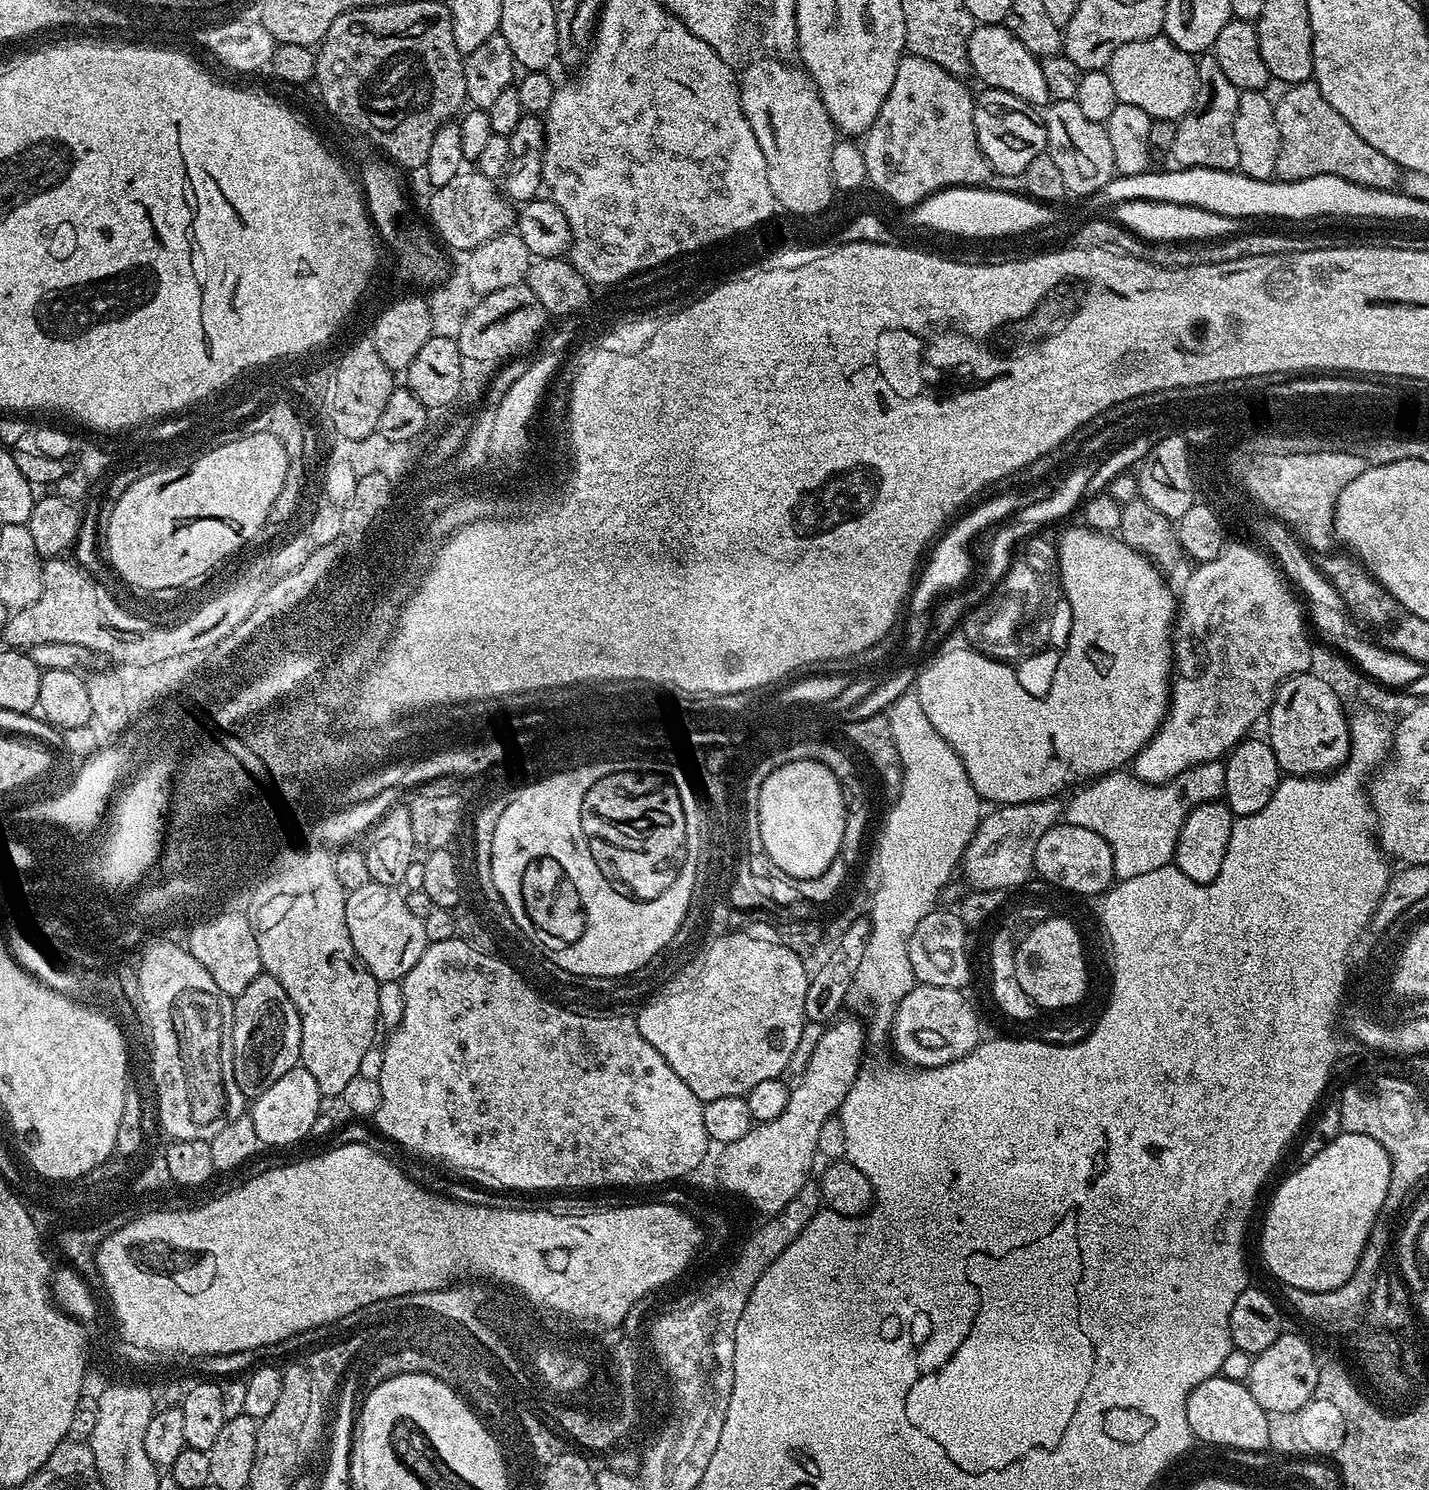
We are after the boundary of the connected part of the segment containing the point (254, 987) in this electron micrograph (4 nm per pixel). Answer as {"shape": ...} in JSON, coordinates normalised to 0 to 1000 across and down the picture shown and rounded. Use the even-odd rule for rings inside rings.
{"shape":[[[183,654],[169,664],[161,674],[161,725],[165,727],[164,732],[171,737],[178,737],[195,726],[200,718],[210,714],[210,703],[211,702],[211,686],[209,683],[209,678],[206,672],[203,672],[203,667],[195,662],[195,656]]]}

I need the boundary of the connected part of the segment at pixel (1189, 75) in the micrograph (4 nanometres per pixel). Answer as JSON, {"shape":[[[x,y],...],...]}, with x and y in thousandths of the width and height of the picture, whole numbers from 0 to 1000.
{"shape":[[[805,24],[796,28],[788,28],[780,34],[775,44],[775,50],[777,55],[780,55],[780,63],[782,68],[791,71],[796,71],[802,74],[807,81],[825,81],[833,74],[837,62],[837,40],[835,36],[829,35],[822,28],[819,28],[817,24]]]}

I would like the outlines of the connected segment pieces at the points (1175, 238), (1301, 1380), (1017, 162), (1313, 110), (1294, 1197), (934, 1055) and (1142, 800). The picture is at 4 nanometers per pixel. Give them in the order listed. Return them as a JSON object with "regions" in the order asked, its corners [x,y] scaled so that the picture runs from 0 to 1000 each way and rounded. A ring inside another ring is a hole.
{"regions":[[[[787,134],[780,138],[780,147],[782,150],[803,162],[828,163],[852,161],[864,158],[868,148],[866,146],[854,144],[850,142],[841,141],[824,136],[809,136],[807,134]]],[[[899,893],[892,901],[886,903],[886,906],[876,911],[872,928],[878,941],[880,941],[885,948],[891,951],[903,951],[909,948],[911,944],[914,944],[914,941],[917,941],[922,928],[923,919],[920,906],[908,895]]],[[[689,58],[689,62],[682,65],[682,87],[684,93],[684,98],[691,107],[695,116],[703,118],[716,119],[718,111],[726,103],[732,101],[732,85],[728,76],[722,70],[715,68],[710,63],[704,63],[704,60]]],[[[920,53],[905,56],[898,61],[896,67],[894,64],[892,68],[896,91],[893,118],[896,121],[936,118],[942,122],[968,129],[979,124],[981,113],[970,106],[967,101],[959,98],[959,95],[956,95],[953,90],[950,90],[950,87],[948,87],[948,85],[945,85],[945,82],[942,82],[942,79],[939,79],[928,66],[925,66],[925,60]]],[[[939,759],[937,762],[934,762],[927,770],[922,772],[922,774],[920,774],[920,777],[917,777],[913,782],[904,785],[904,787],[894,796],[893,801],[891,801],[890,806],[887,808],[887,814],[885,816],[885,825],[882,827],[882,840],[885,842],[885,850],[901,864],[927,867],[941,862],[946,857],[948,852],[950,850],[952,842],[956,836],[957,829],[962,823],[962,820],[969,813],[970,799],[973,796],[973,785],[974,781],[970,774],[970,772],[967,772],[967,769],[964,766],[962,766],[962,764],[956,764],[956,761],[945,761],[942,759]]],[[[641,660],[624,682],[624,703],[633,715],[640,717],[662,715],[682,705],[687,697],[686,685],[675,666],[670,663]]],[[[851,509],[835,513],[814,526],[797,523],[789,517],[782,517],[774,521],[768,521],[754,532],[756,532],[746,541],[745,552],[766,557],[766,560],[774,562],[780,573],[780,590],[790,591],[821,579],[829,550],[839,540],[847,540],[856,535],[857,513]]]]}

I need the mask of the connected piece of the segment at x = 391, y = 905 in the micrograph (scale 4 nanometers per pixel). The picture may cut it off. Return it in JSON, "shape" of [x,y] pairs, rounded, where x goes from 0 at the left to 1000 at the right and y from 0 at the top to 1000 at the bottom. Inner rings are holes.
{"shape":[[[260,592],[243,599],[242,624],[245,624],[245,632],[248,632],[251,643],[265,658],[282,658],[300,634],[297,618],[286,610],[282,601],[277,596]]]}

